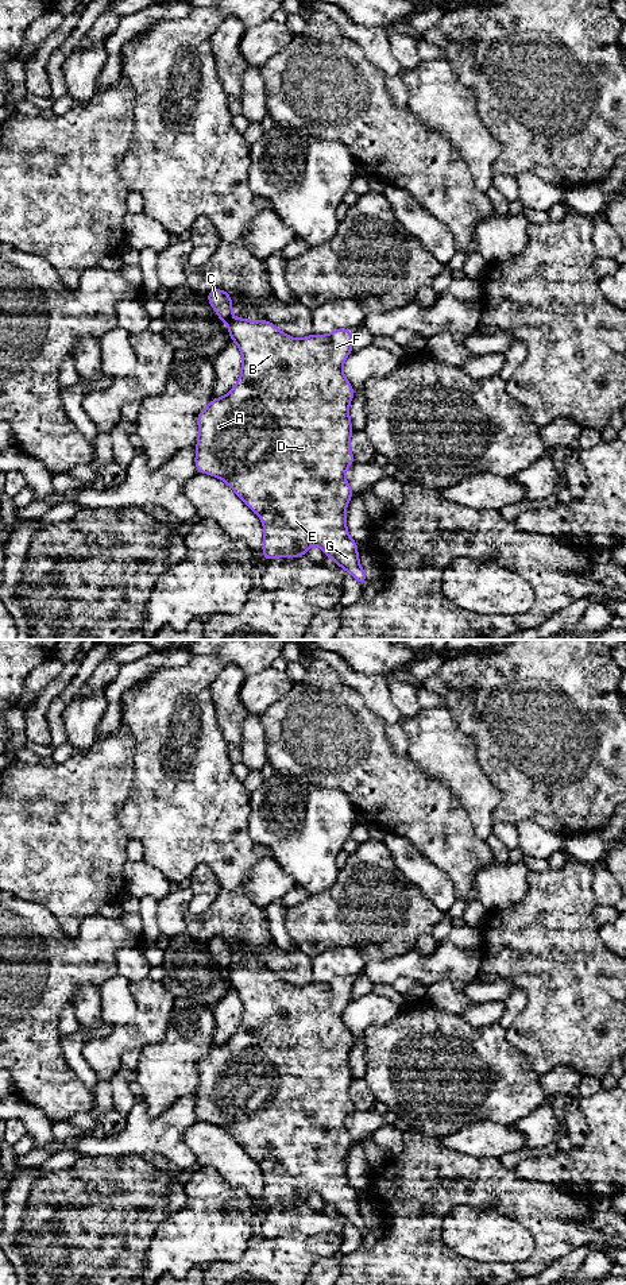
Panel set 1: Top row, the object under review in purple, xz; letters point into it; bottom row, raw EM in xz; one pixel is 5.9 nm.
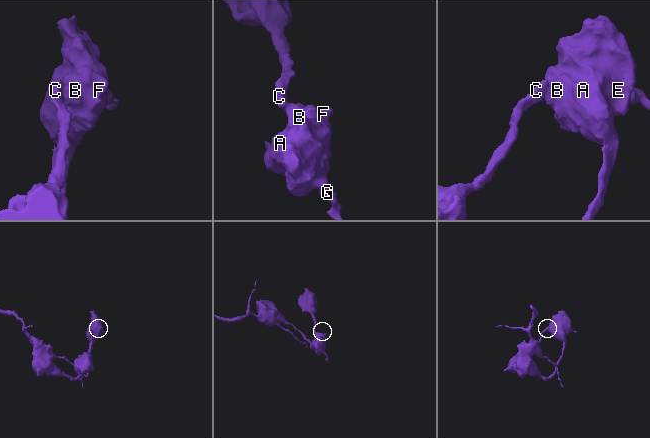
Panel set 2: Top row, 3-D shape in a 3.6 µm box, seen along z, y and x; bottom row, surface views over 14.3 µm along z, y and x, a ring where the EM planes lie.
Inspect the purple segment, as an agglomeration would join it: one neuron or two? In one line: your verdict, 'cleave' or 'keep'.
cleave

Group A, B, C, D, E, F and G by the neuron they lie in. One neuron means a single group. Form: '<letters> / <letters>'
A B D E F G / C

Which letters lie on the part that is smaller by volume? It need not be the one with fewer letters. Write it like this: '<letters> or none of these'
C

